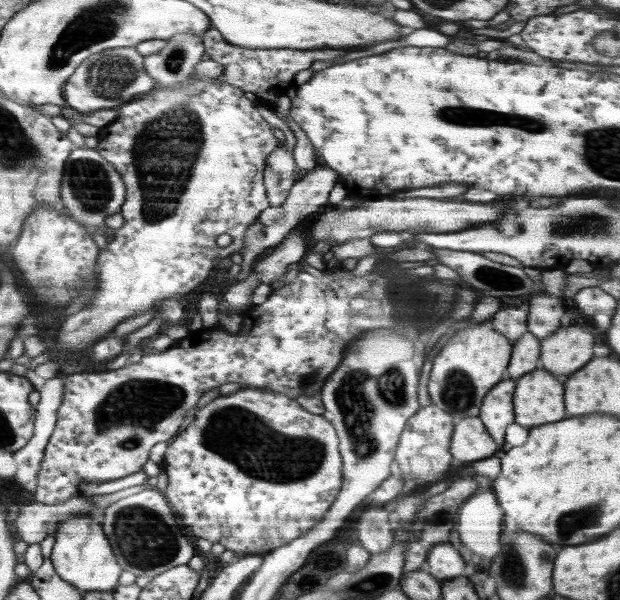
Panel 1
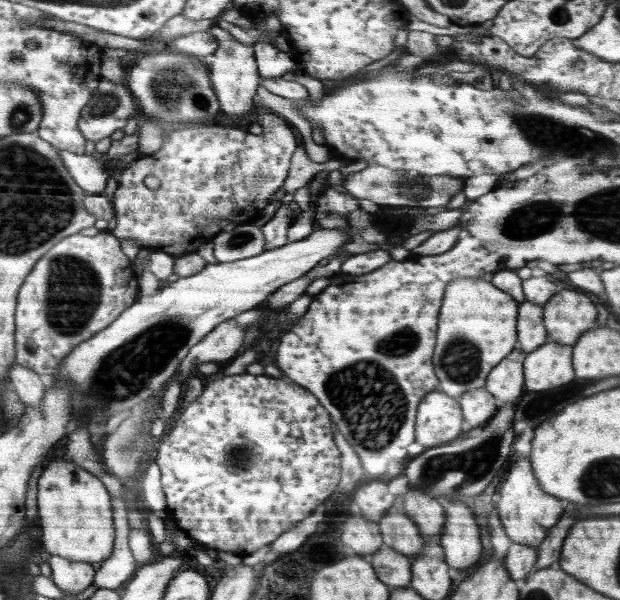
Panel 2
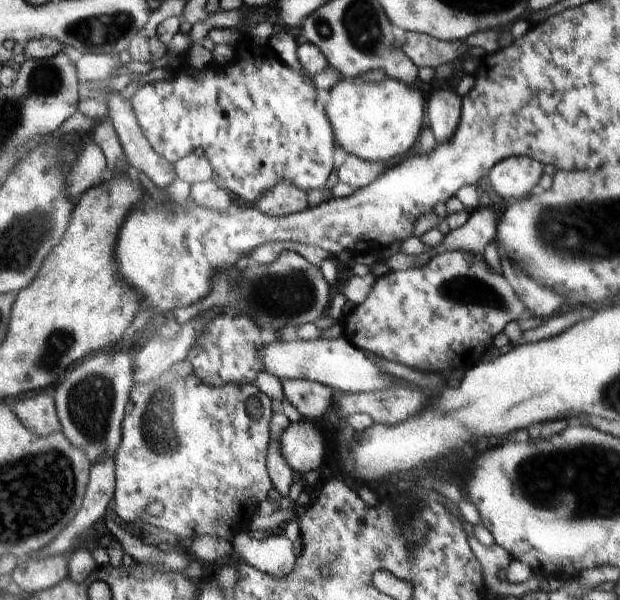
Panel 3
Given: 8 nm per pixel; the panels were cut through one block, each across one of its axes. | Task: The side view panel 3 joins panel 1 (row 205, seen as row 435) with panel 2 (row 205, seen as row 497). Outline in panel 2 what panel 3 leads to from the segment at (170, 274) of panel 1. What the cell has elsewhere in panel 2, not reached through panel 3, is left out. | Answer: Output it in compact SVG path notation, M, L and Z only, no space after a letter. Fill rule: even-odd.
M260 112L256 113L256 122L260 124L262 128L262 134L258 134L258 137L254 137L250 131L244 131L240 129L240 126L227 128L224 126L188 126L188 128L182 128L182 130L174 130L170 132L168 136L164 136L164 143L162 148L158 152L154 152L149 155L142 155L136 161L130 163L128 167L121 167L120 172L117 173L117 188L114 192L113 205L115 206L115 217L116 217L116 227L111 233L116 235L120 240L126 238L126 240L134 240L136 246L140 246L140 249L147 249L150 253L152 252L166 252L170 256L176 256L176 259L182 258L183 256L196 253L198 246L206 244L206 242L213 242L215 236L220 233L223 229L228 226L231 222L236 225L244 225L248 223L253 225L254 222L261 222L260 217L263 216L264 208L271 201L270 196L274 194L281 186L283 186L286 176L288 176L288 168L290 167L290 157L292 153L296 151L297 145L299 143L296 136L296 131L278 115L272 112ZM146 176L156 176L160 180L160 187L158 189L150 189L144 185L144 178Z

